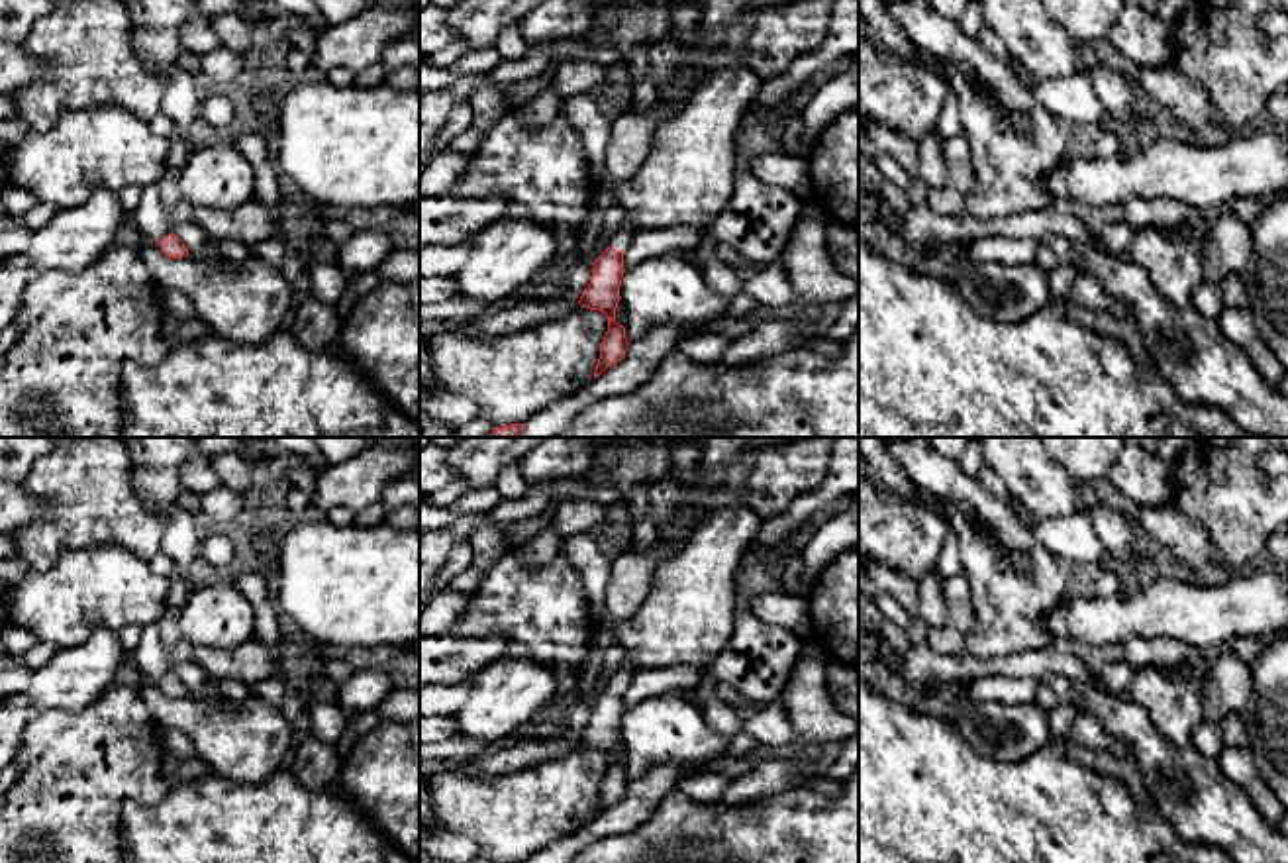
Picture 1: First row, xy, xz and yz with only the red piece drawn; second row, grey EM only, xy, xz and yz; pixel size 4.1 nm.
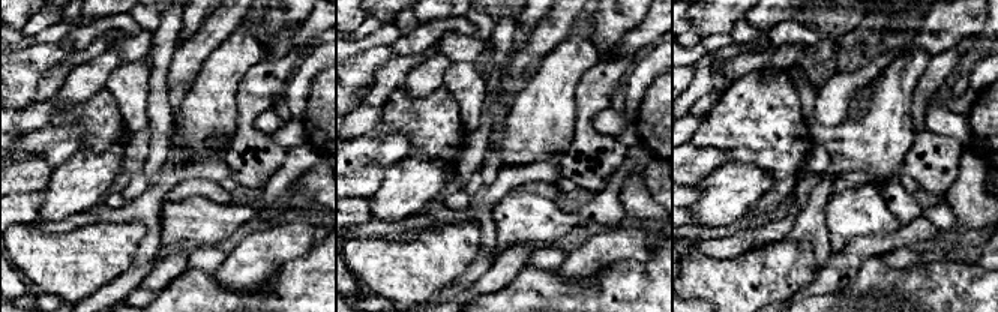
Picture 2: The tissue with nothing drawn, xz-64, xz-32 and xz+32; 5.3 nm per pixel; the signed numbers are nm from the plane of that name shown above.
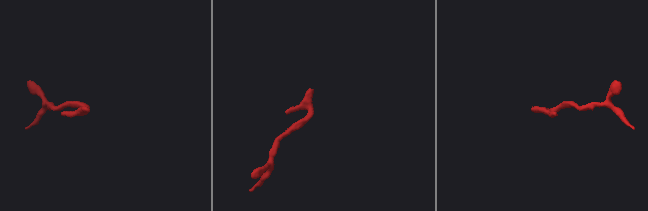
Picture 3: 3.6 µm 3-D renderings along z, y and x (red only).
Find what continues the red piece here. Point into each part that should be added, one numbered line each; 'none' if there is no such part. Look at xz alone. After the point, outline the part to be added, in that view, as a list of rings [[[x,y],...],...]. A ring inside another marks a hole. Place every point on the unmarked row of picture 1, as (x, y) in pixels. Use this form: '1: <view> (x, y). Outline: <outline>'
1: xz (620, 679). Outline: [[[625,657],[623,663],[619,665],[619,669],[608,677],[608,686],[614,686],[616,690],[625,690],[631,683],[631,677],[633,677],[633,673],[631,673],[629,661]]]

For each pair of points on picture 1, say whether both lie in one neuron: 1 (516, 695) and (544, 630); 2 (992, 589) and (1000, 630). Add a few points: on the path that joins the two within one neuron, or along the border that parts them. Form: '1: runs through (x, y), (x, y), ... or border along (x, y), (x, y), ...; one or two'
1: border along (506, 656), (544, 663), (553, 673), (557, 697); two
2: runs through (1000, 599), (1000, 620); one

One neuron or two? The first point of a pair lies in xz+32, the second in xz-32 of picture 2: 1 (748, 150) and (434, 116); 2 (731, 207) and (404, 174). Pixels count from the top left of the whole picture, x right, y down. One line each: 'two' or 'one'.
1: one
2: one

